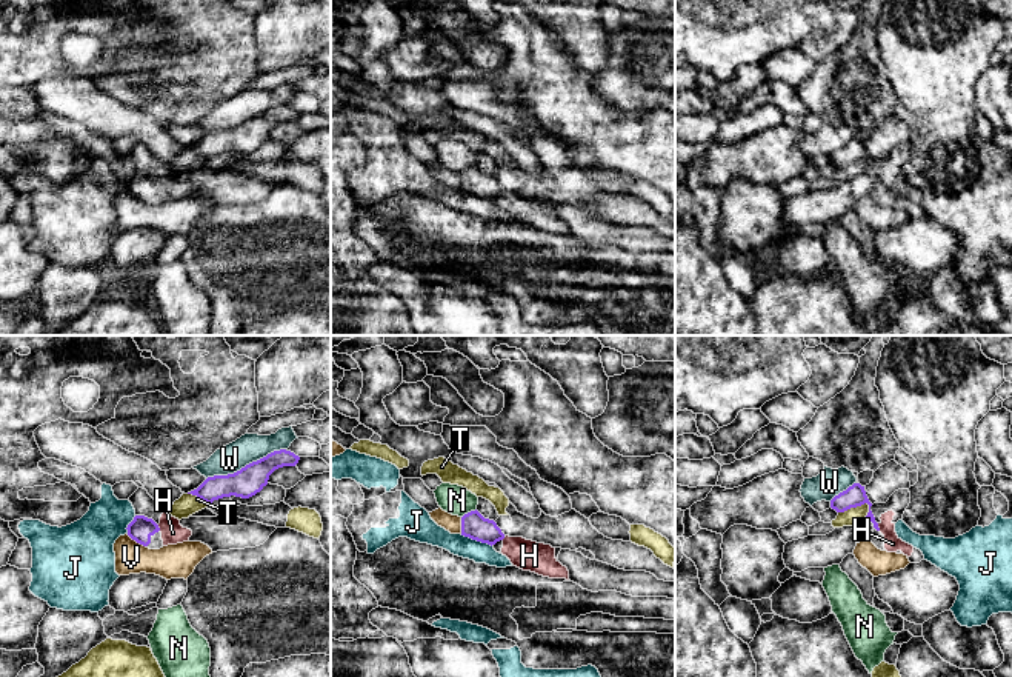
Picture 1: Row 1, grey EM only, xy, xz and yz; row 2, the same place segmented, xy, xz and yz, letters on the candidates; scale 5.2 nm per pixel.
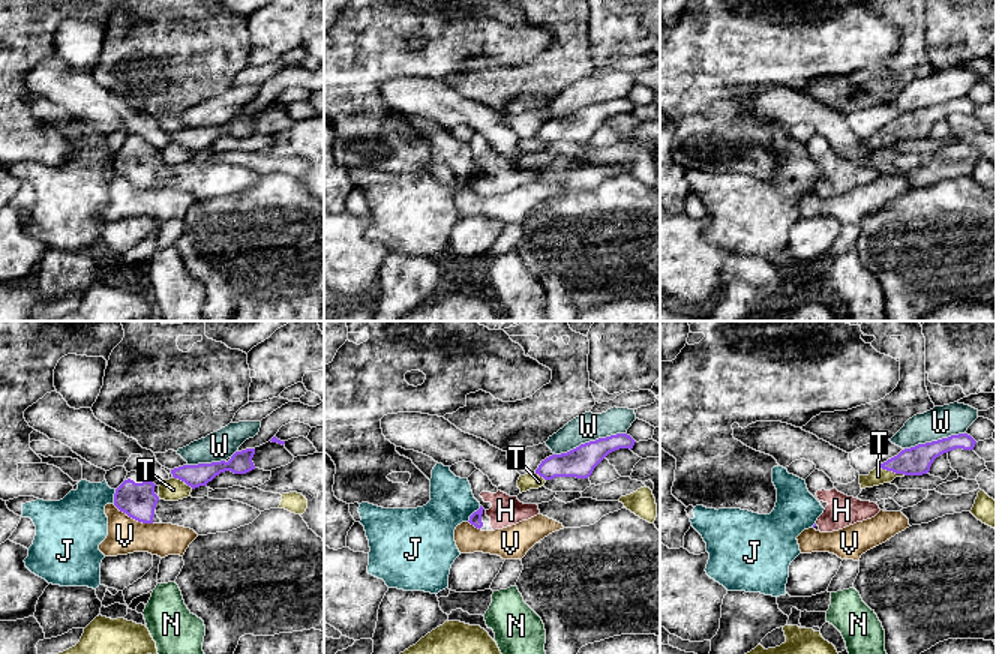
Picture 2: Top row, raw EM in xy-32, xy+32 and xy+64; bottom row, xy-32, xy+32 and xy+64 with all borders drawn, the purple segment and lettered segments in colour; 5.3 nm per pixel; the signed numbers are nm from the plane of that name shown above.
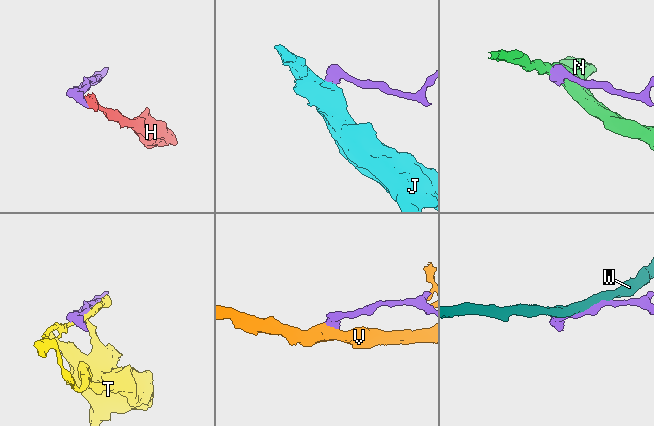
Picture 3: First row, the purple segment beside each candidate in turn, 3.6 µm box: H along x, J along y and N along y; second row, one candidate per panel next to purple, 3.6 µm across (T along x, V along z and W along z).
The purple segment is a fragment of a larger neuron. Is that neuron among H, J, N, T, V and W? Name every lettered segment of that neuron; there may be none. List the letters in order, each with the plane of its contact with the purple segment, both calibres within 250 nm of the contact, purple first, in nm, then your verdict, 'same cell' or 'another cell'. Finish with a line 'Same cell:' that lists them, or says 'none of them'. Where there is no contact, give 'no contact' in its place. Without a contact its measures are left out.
H: meets purple in yz; 110 nm thick on the purple side, 90 nm on the other; same cell
J: meets purple in xz; 140 nm thick on the purple side, 120 nm on the other; another cell
N: meets purple in xz; 140 nm thick on the purple side, 160 nm on the other; another cell
T: meets purple in yz; 110 nm thick on the purple side, 90 nm on the other; another cell
V: meets purple in xy; 130 nm thick on the purple side, 180 nm on the other; another cell
W: meets purple in xy; 150 nm thick on the purple side, 150 nm on the other; another cell
Same cell: H

